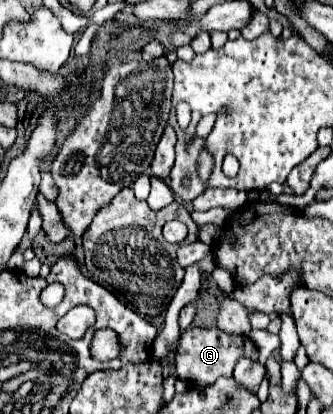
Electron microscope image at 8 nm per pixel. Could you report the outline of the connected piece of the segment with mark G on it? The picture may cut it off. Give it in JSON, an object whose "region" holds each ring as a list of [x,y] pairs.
{"region":[[[190,327],[180,337],[180,345],[176,351],[176,373],[180,379],[194,379],[196,385],[204,387],[208,383],[214,383],[220,375],[232,375],[232,369],[240,357],[258,359],[258,349],[248,337],[230,335],[218,327]]]}

